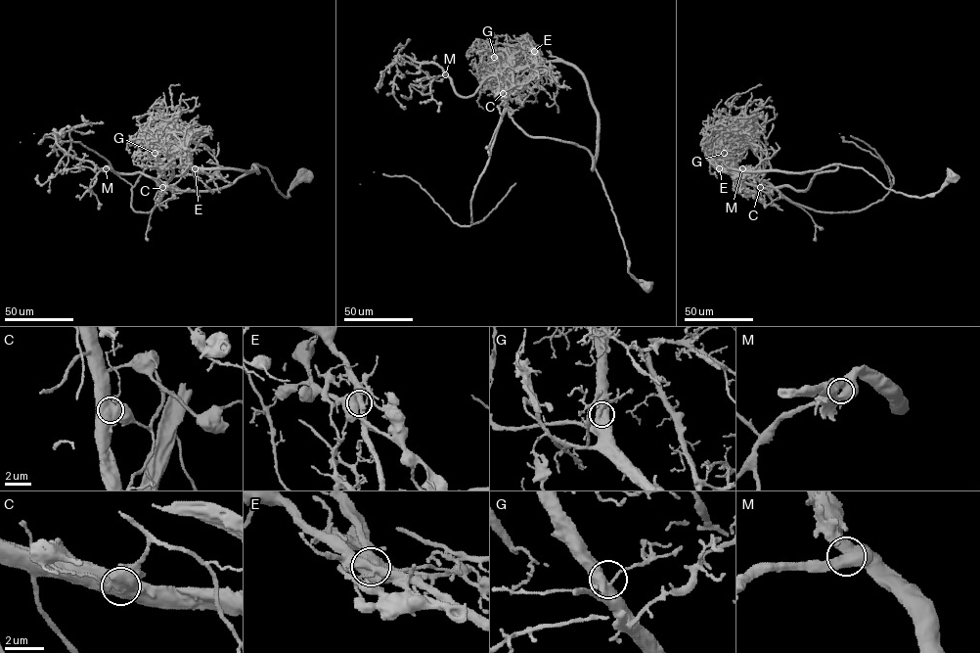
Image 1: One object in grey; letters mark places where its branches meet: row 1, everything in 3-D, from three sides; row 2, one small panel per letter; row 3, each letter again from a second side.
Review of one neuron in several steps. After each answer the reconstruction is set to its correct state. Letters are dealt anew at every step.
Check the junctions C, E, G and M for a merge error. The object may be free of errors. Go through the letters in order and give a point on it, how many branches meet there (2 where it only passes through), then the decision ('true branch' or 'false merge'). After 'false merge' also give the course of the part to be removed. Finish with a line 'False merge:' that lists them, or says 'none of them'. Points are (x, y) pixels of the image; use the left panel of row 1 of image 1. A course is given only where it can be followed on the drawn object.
C: place (162, 187); branches 3; true branch
E: place (195, 168); branches 3; false merge; course (195, 168), (172, 178), (141, 212), (131, 208), (132, 186), (81, 143), (33, 133), (20, 142)
G: place (155, 153); branches 3; true branch
M: place (106, 168); branches 3; true branch
False merge: E

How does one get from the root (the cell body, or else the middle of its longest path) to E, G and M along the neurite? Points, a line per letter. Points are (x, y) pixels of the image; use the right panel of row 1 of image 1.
E: (952, 176), (936, 192), (917, 197), (886, 188), (862, 168), (840, 164), (800, 172), (719, 168)
G: (952, 176), (936, 192), (917, 197), (886, 188), (862, 168), (740, 170), (729, 168), (735, 165), (724, 153)
M: (952, 176), (917, 197), (840, 164), (805, 190), (747, 184), (748, 174), (764, 173), (742, 168)

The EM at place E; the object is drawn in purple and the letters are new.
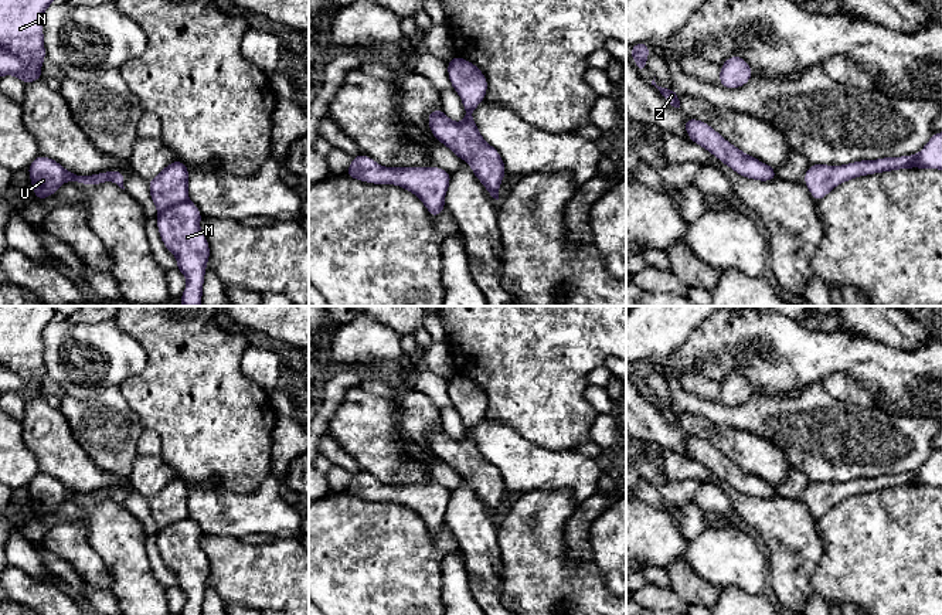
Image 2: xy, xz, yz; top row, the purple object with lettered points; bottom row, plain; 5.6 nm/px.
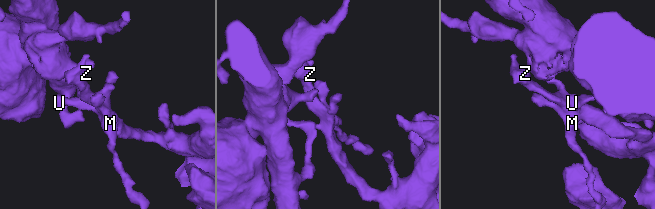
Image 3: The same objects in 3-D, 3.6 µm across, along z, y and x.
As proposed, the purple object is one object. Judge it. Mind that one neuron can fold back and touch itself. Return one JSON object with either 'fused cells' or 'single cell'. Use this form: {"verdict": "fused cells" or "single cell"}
{"verdict": "fused cells"}

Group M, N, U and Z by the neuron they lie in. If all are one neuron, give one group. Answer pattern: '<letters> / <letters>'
M U Z / N

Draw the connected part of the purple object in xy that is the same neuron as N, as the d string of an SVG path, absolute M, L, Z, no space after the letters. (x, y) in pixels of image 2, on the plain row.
M0 306L0 364L41 385L42 332L55 317L52 306Z

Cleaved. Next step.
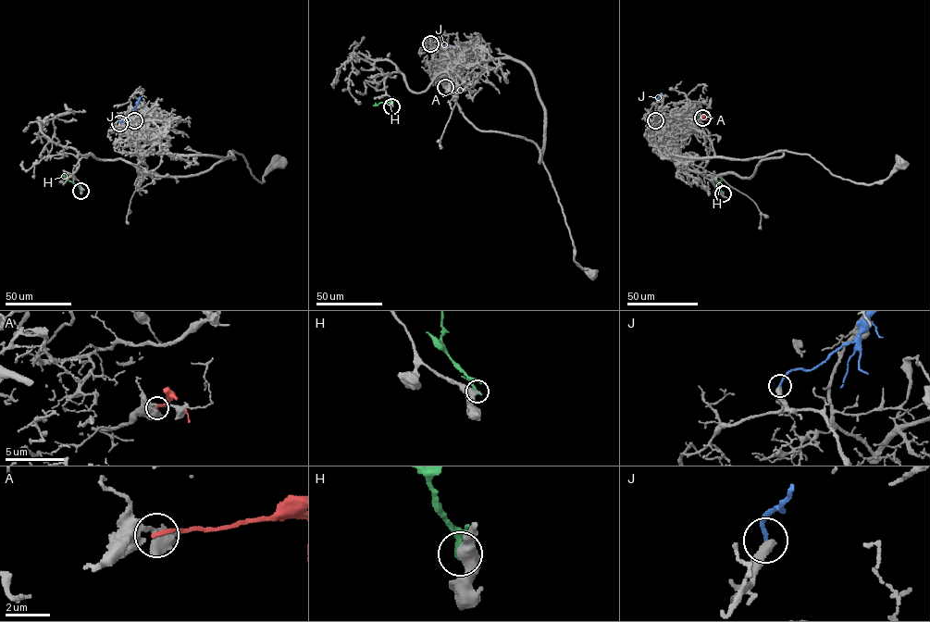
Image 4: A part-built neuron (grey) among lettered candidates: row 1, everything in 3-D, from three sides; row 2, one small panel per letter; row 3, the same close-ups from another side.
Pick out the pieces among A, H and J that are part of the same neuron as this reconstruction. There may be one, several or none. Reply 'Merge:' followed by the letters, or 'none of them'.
Merge: none of them

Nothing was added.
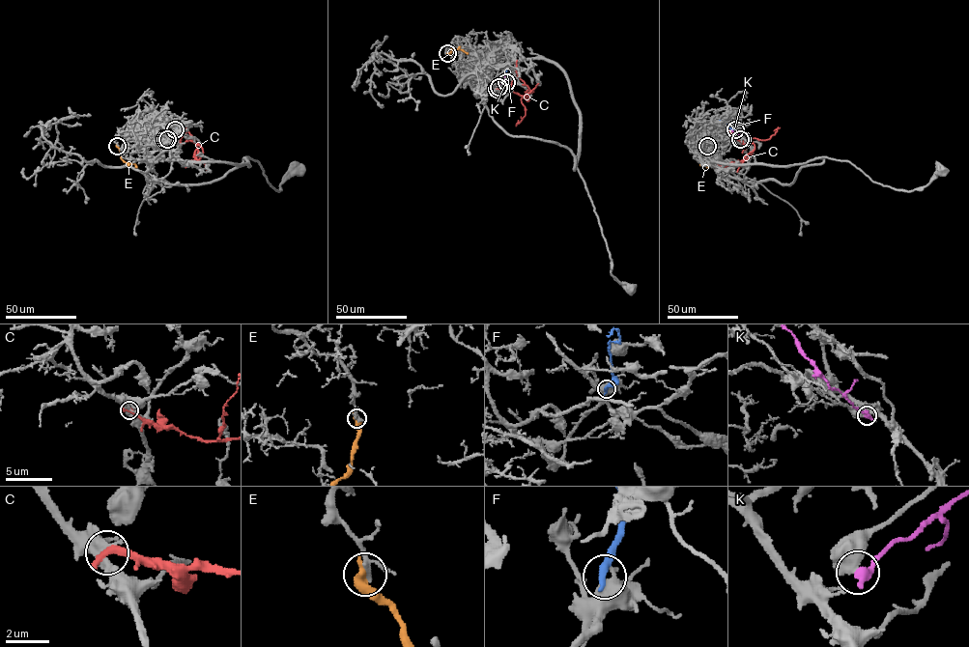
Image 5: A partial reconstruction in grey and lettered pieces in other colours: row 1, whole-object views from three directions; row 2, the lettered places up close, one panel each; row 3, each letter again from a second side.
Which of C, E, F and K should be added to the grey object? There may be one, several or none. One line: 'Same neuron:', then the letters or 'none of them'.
Same neuron: none of them

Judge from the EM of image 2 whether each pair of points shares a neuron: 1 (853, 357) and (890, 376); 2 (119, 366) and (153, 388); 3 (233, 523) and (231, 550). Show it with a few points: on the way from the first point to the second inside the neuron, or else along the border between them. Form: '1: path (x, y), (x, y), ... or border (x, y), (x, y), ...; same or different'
1: path (861, 357), (871, 357), (881, 367); same
2: border (139, 343), (146, 354), (146, 364), (118, 386); different
3: border (203, 533), (240, 539); different

